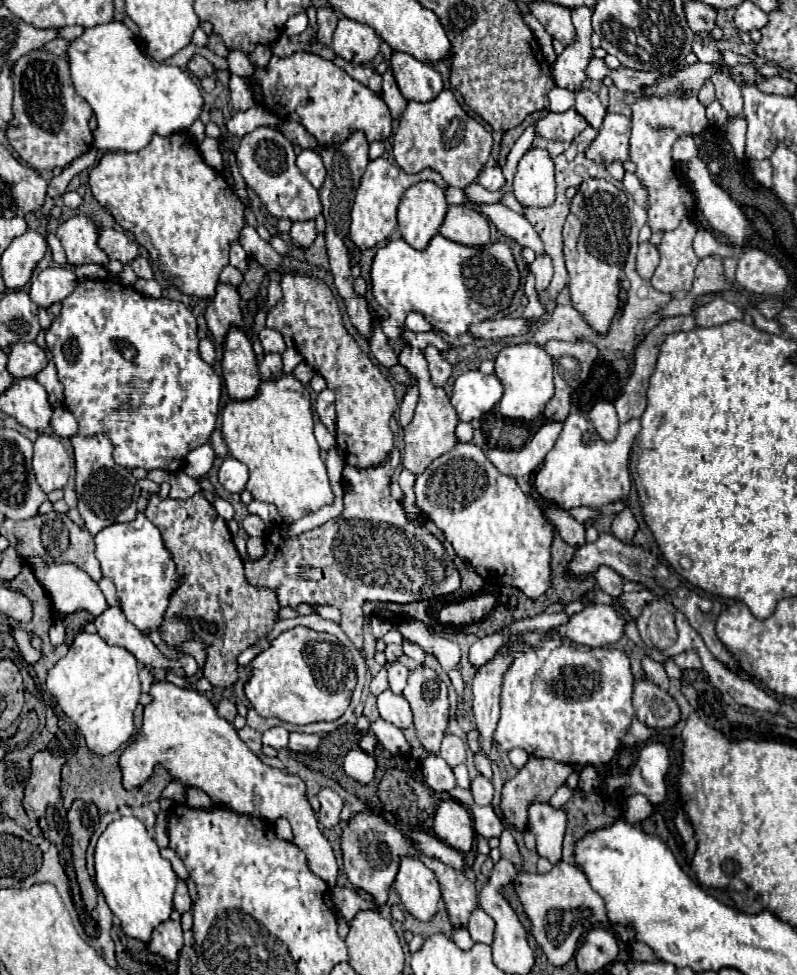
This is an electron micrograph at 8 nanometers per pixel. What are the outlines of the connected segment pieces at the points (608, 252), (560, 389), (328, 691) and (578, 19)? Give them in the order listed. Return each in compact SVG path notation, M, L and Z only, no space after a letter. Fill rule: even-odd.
M584 180L572 198L564 224L564 256L572 304L596 332L608 332L610 320L618 310L618 274L628 254L628 232L626 194L606 180Z
M548 340L544 344L544 350L554 364L554 386L556 386L556 394L546 404L544 416L548 420L564 420L570 410L570 394L578 388L582 380L588 378L590 368L598 356L598 348L588 340L576 342Z
M296 626L282 632L252 662L252 674L244 684L244 692L252 708L260 716L276 716L290 724L332 722L340 718L356 684L354 662L348 648L336 636Z
M578 6L570 12L576 28L576 44L572 44L572 48L564 48L564 52L558 54L556 62L552 64L552 76L558 86L580 90L582 82L586 80L584 70L592 58L592 46L590 46L592 10L588 6Z

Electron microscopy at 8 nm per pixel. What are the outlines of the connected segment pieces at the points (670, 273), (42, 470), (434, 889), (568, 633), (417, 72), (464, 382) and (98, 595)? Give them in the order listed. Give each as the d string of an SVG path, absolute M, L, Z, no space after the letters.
M686 218L680 228L666 232L658 244L660 264L650 280L650 284L660 292L680 294L688 292L694 282L694 270L698 258L692 250L692 240L696 234L696 224Z
M40 434L38 440L34 442L32 466L40 488L44 492L52 492L56 488L66 486L72 460L58 438L50 434Z
M402 856L394 888L404 908L418 920L426 922L434 916L438 900L442 898L438 880L416 856Z
M592 604L590 608L584 608L582 612L570 616L566 624L554 626L552 632L580 646L602 648L620 640L624 634L624 620L618 616L614 606Z
M394 52L392 60L390 60L390 68L392 68L398 88L406 100L430 102L444 88L442 76L432 66L418 62L410 54Z
M468 370L460 374L452 390L452 406L462 422L480 418L502 398L502 384L494 374L482 374L480 370Z
M30 560L36 580L48 590L52 606L60 614L86 610L94 616L102 614L108 604L98 584L74 564L44 564L44 560Z

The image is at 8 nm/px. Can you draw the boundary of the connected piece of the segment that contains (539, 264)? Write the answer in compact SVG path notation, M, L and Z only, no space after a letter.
M548 254L538 256L532 264L530 264L532 274L536 276L536 290L542 292L548 288L550 280L552 280L552 260L548 260Z

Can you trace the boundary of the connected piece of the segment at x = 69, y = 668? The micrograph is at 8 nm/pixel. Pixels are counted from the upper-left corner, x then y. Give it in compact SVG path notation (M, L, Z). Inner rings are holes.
M80 632L66 658L48 672L46 686L64 714L78 724L92 752L112 754L134 734L132 714L142 692L138 680L138 660L126 648L108 646L98 634Z

